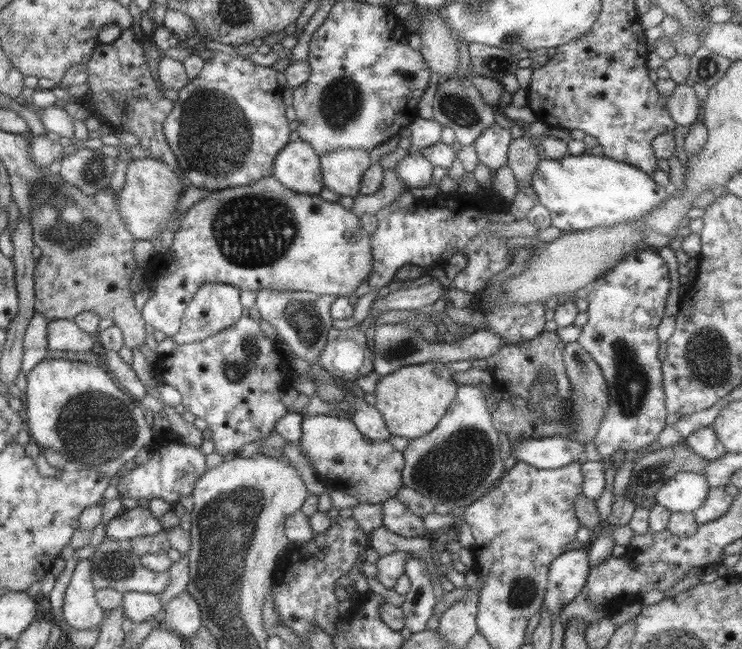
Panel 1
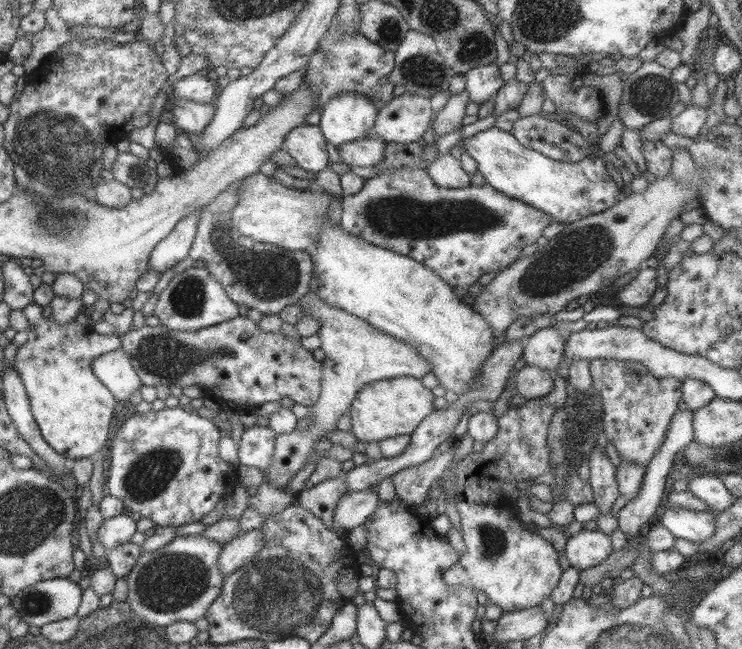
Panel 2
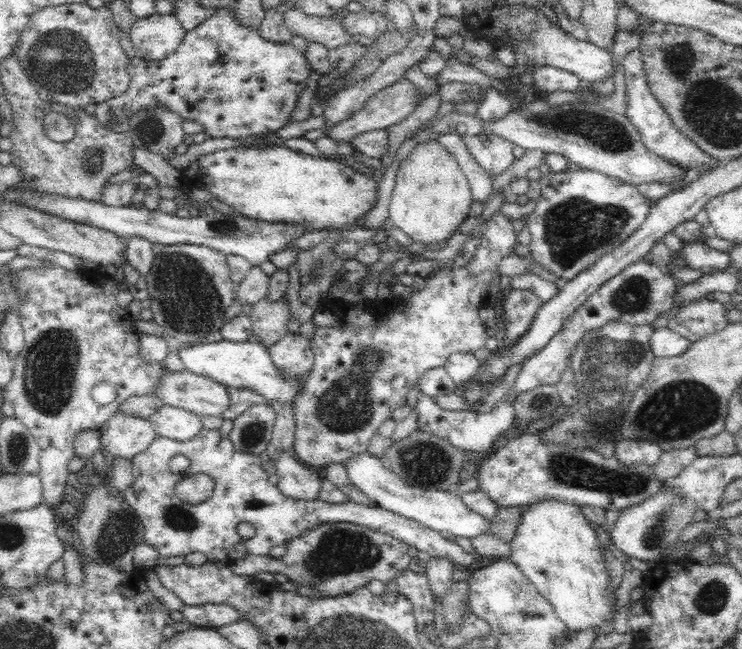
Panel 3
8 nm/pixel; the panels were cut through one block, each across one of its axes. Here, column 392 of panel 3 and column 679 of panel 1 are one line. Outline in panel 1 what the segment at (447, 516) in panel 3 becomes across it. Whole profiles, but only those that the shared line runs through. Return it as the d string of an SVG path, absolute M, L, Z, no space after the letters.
M679 472L665 481L654 494L656 504L666 507L669 512L695 512L708 493L708 484L705 476L693 472Z

